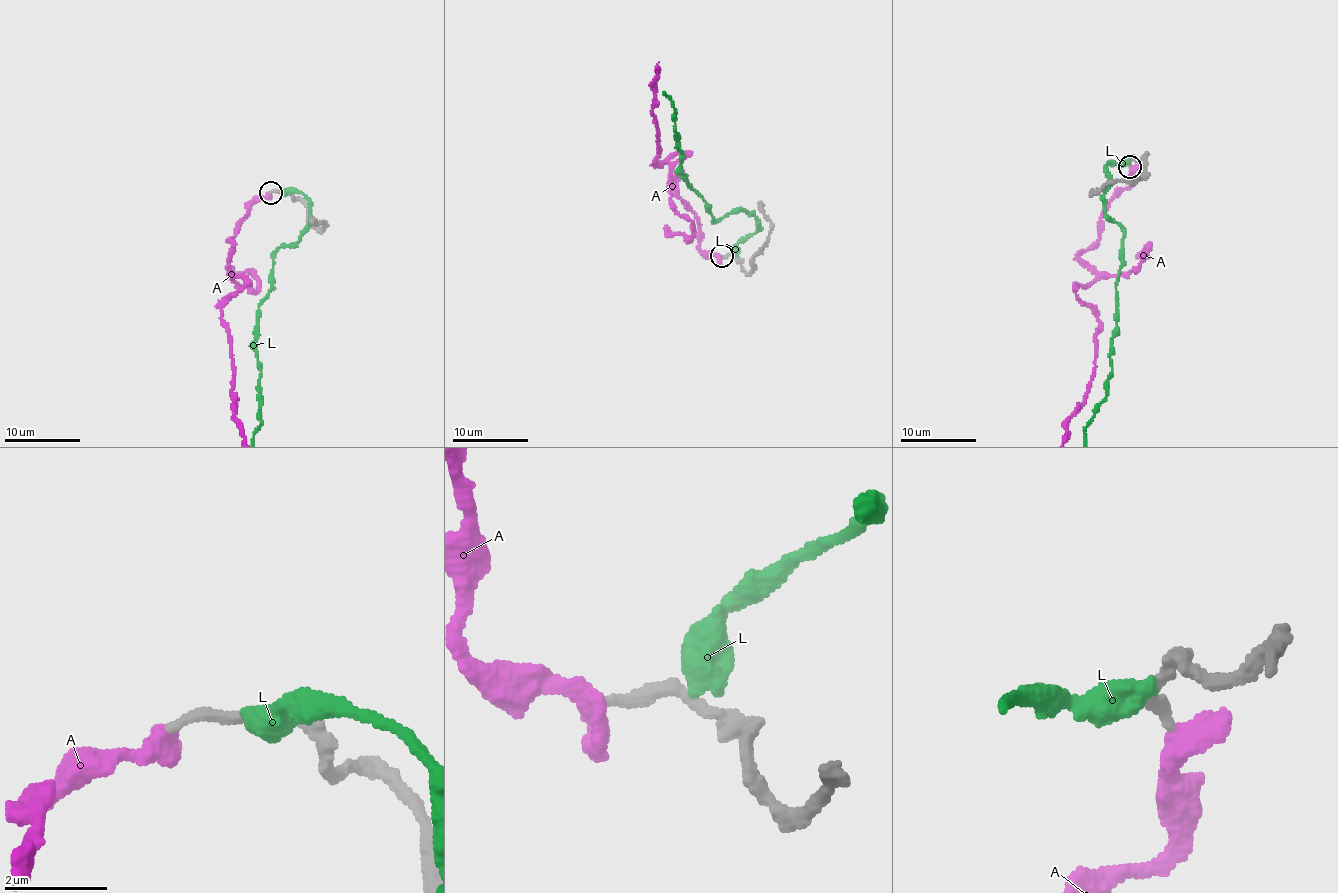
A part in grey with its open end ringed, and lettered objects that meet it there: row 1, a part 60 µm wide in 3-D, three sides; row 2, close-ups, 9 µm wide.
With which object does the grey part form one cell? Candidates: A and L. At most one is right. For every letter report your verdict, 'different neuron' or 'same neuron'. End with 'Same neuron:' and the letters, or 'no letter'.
A: different neuron
L: different neuron
Same neuron: no letter

